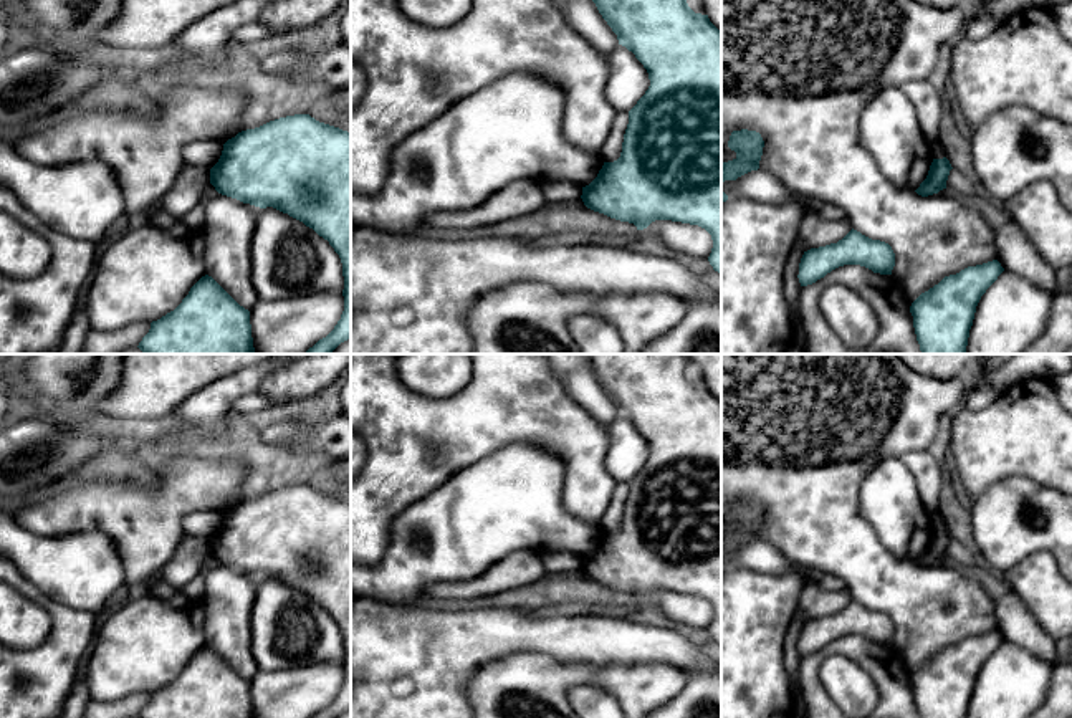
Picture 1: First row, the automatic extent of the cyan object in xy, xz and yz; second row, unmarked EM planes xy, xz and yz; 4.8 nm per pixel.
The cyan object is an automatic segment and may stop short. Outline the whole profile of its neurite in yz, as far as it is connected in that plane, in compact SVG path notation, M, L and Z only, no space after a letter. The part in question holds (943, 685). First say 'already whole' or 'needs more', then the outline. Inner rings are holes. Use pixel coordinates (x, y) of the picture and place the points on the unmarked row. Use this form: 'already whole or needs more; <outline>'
already whole; M998 630L945 647L910 677L920 718L966 718L976 677L1004 642Z

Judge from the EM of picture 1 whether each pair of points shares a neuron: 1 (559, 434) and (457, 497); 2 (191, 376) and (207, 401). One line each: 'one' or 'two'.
1: two
2: two

